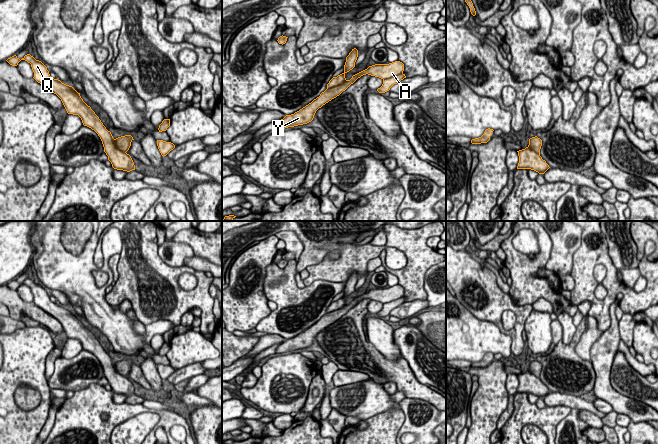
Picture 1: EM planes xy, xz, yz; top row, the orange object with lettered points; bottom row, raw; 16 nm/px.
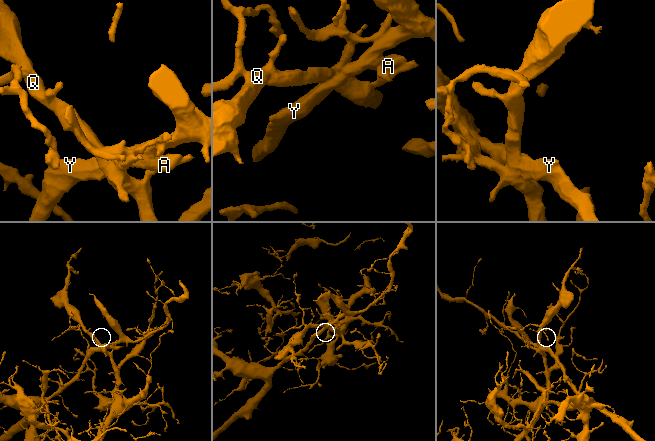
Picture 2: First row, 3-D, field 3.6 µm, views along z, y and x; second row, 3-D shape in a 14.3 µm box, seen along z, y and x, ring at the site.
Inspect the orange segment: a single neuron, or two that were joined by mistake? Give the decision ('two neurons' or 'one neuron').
two neurons

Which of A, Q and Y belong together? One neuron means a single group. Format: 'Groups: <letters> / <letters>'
Groups: A Y / Q

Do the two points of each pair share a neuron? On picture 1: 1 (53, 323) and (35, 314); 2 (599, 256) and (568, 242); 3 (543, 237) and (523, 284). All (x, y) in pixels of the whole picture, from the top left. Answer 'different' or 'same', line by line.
1: same
2: different
3: same

